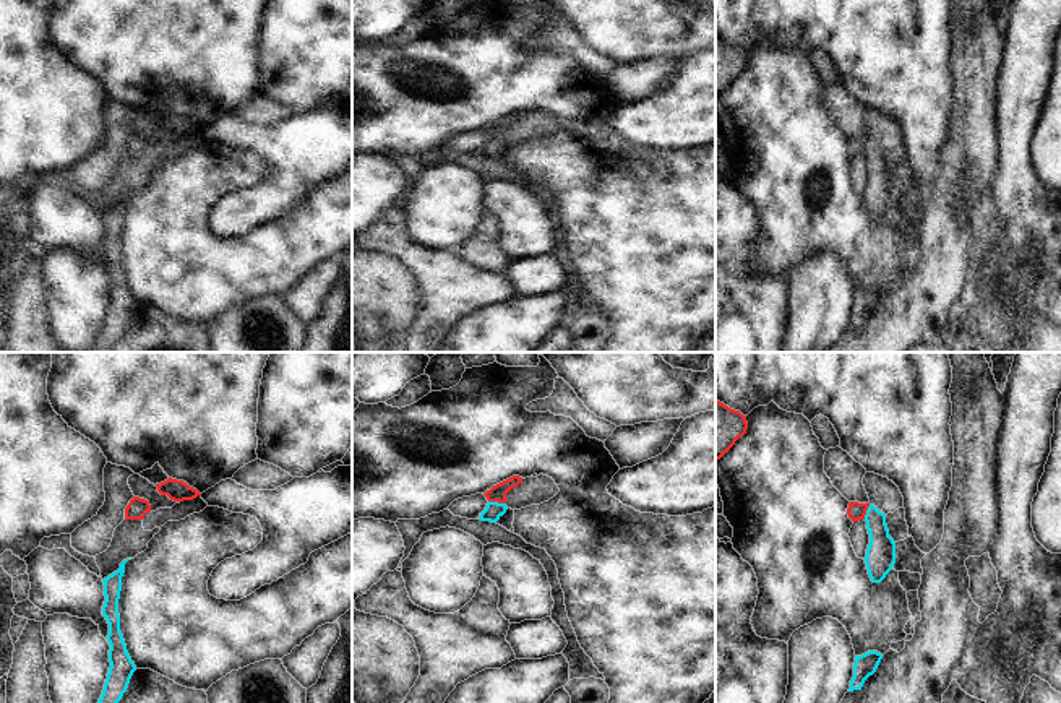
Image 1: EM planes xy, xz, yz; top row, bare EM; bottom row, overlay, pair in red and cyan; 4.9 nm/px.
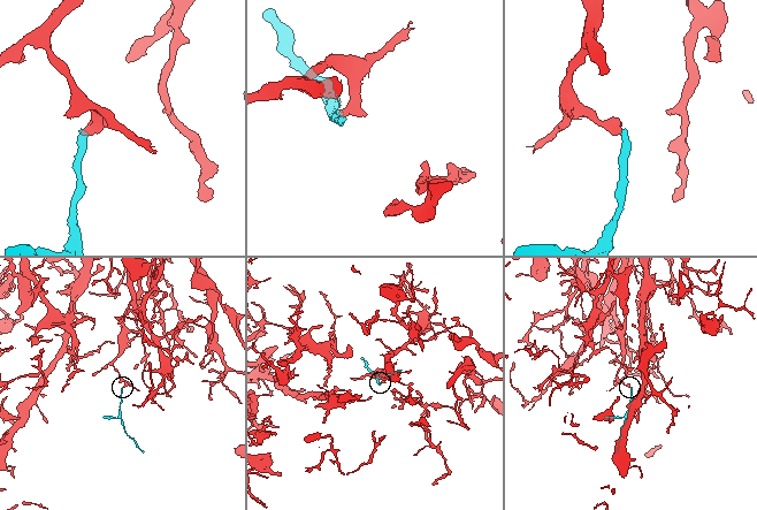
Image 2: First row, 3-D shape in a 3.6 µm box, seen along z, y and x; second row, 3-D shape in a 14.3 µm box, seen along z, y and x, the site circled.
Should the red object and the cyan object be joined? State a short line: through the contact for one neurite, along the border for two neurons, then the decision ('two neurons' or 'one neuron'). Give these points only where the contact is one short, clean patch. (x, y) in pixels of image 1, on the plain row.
xz (498, 129), (497, 137), (493, 146) | one neuron

